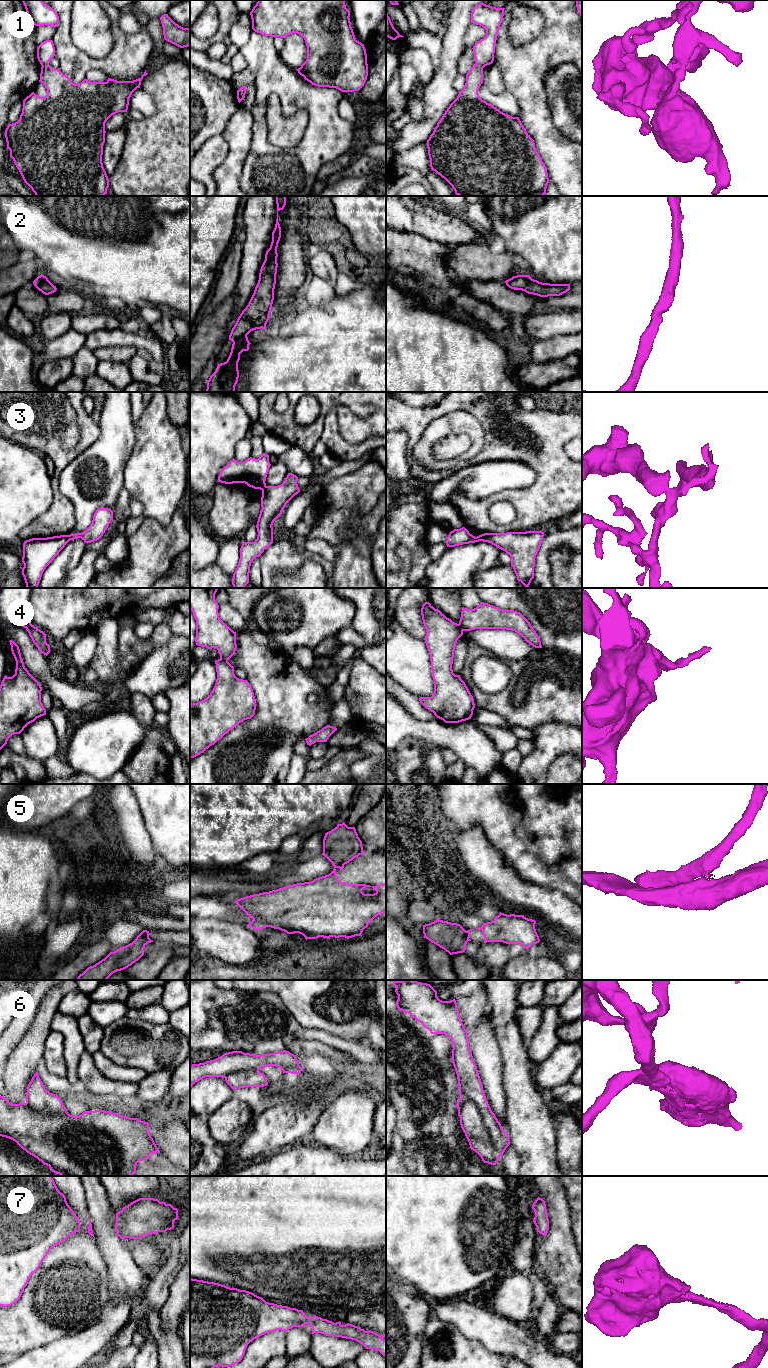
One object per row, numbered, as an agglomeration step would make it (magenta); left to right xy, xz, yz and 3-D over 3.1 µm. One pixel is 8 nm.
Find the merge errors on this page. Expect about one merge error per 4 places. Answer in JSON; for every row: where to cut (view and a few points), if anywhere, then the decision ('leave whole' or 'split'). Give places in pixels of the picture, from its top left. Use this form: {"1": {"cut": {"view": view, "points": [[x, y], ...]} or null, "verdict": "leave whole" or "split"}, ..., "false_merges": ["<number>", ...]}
{"1": {"cut": {"view": "xy", "points": [[48, 64], [42, 66]]}, "verdict": "split"}, "2": {"cut": null, "verdict": "leave whole"}, "3": {"cut": {"view": "yz", "points": [[479, 535], [481, 540]]}, "verdict": "split"}, "4": {"cut": {"view": "xz", "points": [[220, 657], [227, 661]]}, "verdict": "split"}, "5": {"cut": {"view": "yz", "points": [[465, 931], [465, 935], [469, 940]]}, "verdict": "split"}, "6": {"cut": null, "verdict": "leave whole"}, "7": {"cut": null, "verdict": "leave whole"}, "false_merges": ["1", "3", "4", "5"]}

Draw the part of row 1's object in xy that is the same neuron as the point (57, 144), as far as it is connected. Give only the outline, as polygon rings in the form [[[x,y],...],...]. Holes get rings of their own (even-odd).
[[[50,65],[41,67],[40,80],[47,89],[47,95],[40,97],[32,92],[23,100],[23,108],[20,118],[17,122],[8,124],[5,130],[7,149],[10,150],[10,157],[13,159],[19,170],[24,182],[32,189],[36,196],[104,196],[107,194],[109,179],[102,163],[103,145],[105,143],[105,123],[114,114],[118,112],[127,112],[129,99],[132,93],[140,88],[141,81],[148,73],[144,72],[141,78],[133,81],[117,81],[108,78],[106,82],[90,82],[84,79],[81,83],[74,84],[71,79],[64,75],[60,69],[53,69]]]

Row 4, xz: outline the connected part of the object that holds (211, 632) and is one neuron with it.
[[[190,588],[190,610],[196,620],[196,645],[216,648],[220,658],[229,660],[237,649],[236,632],[219,617],[215,600],[218,588]]]

